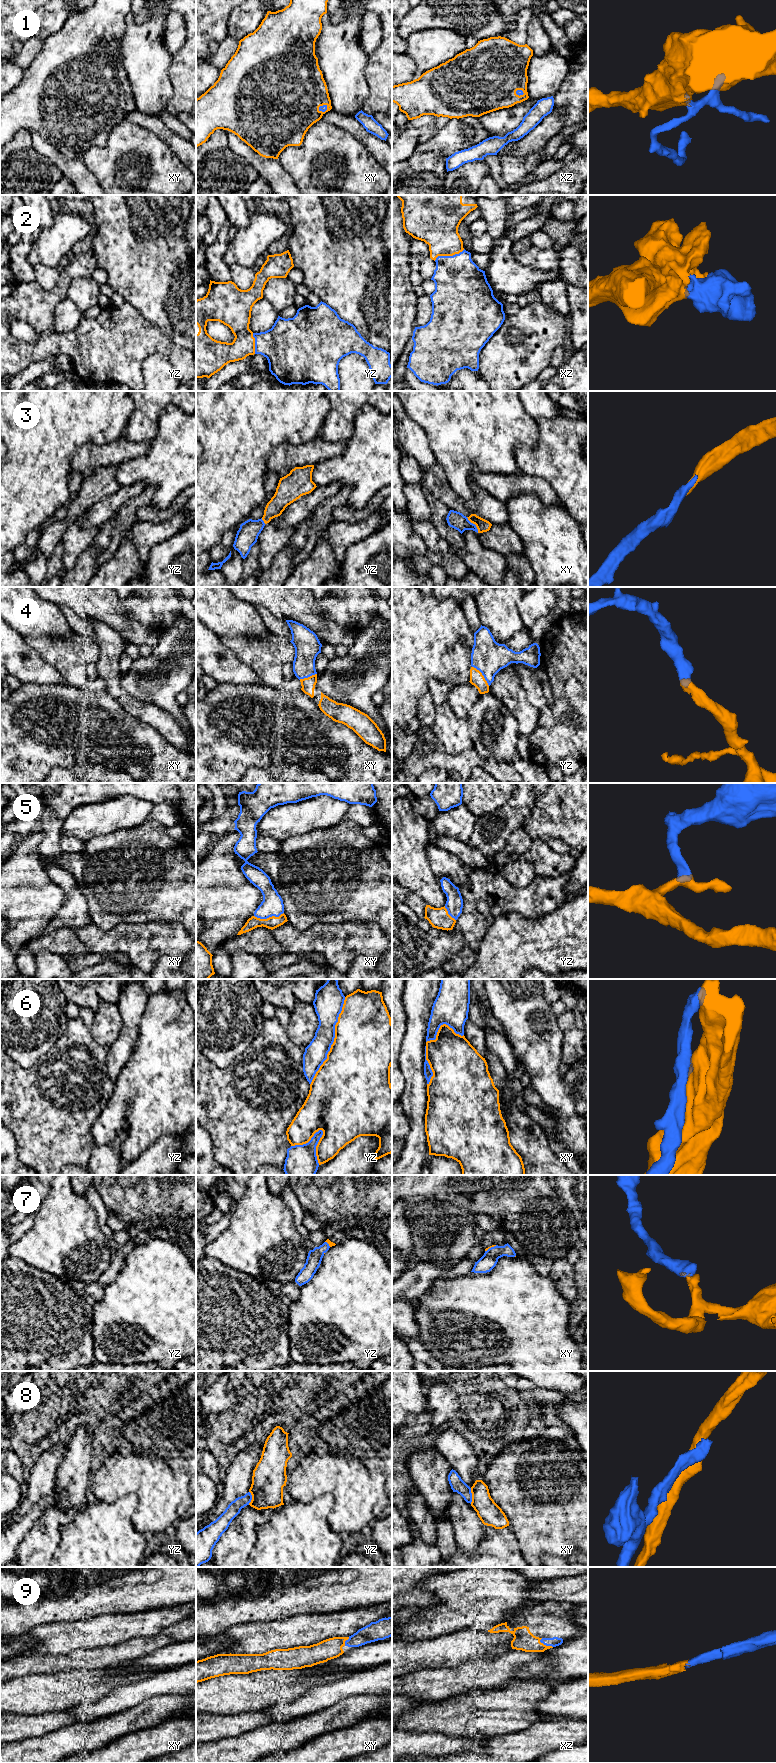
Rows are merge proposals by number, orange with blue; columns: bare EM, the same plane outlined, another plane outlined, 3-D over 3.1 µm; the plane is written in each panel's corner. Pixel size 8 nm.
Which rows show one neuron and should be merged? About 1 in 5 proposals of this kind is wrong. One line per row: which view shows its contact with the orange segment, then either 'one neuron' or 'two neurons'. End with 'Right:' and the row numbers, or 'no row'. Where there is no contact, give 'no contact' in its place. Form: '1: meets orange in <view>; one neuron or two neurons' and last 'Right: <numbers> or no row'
1: meets orange in xy; one neuron
2: meets orange in xz; one neuron
3: meets orange in xy; one neuron
4: meets orange in yz; one neuron
5: meets orange in xy; one neuron
6: meets orange in yz; two neurons
7: meets orange in xy; one neuron
8: meets orange in xy; two neurons
9: meets orange in xz; one neuron
Right: 1, 2, 3, 4, 5, 7, 9

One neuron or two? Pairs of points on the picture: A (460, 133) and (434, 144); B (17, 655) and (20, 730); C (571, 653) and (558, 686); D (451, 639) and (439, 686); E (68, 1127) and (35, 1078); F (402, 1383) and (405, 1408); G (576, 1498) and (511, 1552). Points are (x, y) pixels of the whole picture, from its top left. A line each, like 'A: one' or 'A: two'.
A: one
B: two
C: one
D: two
E: one
F: one
G: two

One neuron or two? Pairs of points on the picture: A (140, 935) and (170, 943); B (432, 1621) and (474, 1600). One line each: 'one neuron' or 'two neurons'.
A: one neuron
B: one neuron

